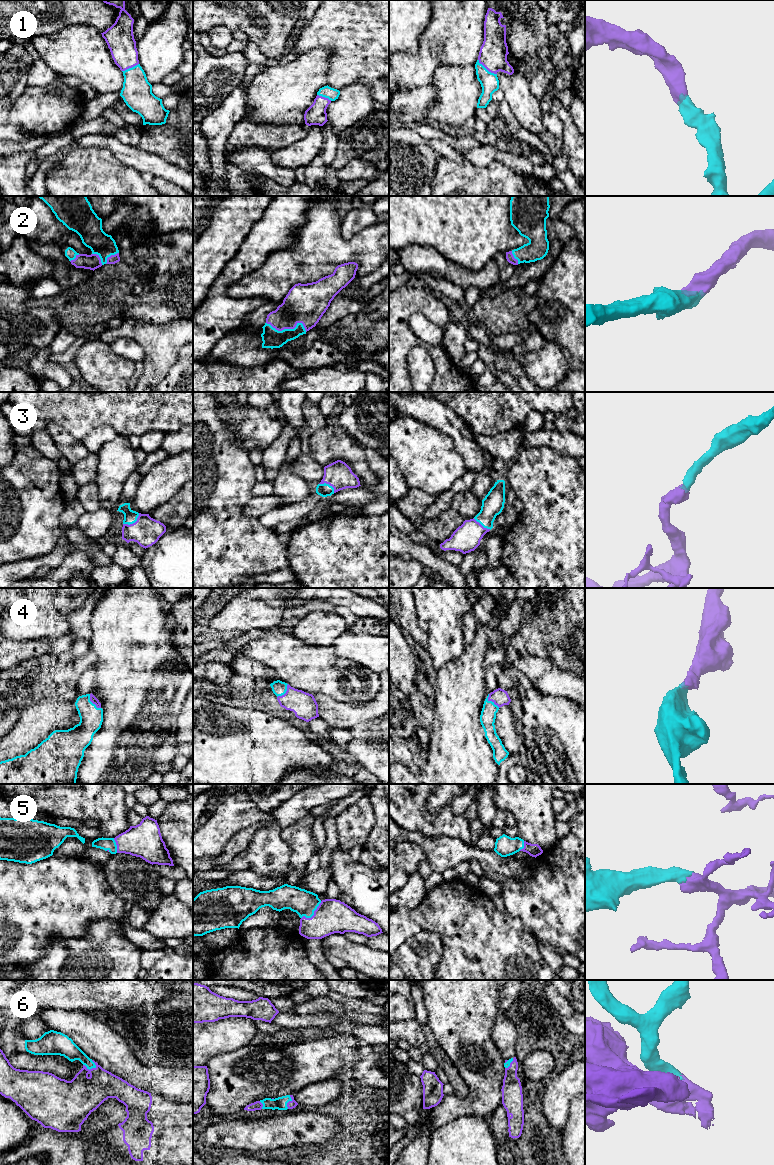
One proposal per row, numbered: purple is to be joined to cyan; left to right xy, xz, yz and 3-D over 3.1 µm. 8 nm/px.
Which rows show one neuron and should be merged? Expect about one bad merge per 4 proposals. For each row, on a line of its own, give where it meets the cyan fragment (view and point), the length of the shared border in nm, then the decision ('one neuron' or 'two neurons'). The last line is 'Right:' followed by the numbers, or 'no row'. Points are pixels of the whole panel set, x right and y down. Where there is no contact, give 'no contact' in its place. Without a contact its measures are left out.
1: contact yz (485, 68); length 200 nm; one neuron
2: contact xz (288, 329); length 340 nm; one neuron
3: contact xy (133, 522); length 160 nm; one neuron
4: contact yz (491, 701); length 140 nm; one neuron
5: contact xz (313, 914); length 220 nm; one neuron
6: contact xy (90, 1068); length 110 nm; one neuron
Right: 1, 2, 3, 4, 5, 6

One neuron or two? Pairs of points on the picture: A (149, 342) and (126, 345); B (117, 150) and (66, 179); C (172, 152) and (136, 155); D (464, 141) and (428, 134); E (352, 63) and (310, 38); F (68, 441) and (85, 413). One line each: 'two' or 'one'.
A: two
B: two
C: two
D: one
E: one
F: two

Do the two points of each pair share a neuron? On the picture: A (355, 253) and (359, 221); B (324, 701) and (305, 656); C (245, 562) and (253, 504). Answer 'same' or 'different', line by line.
A: different
B: different
C: different

